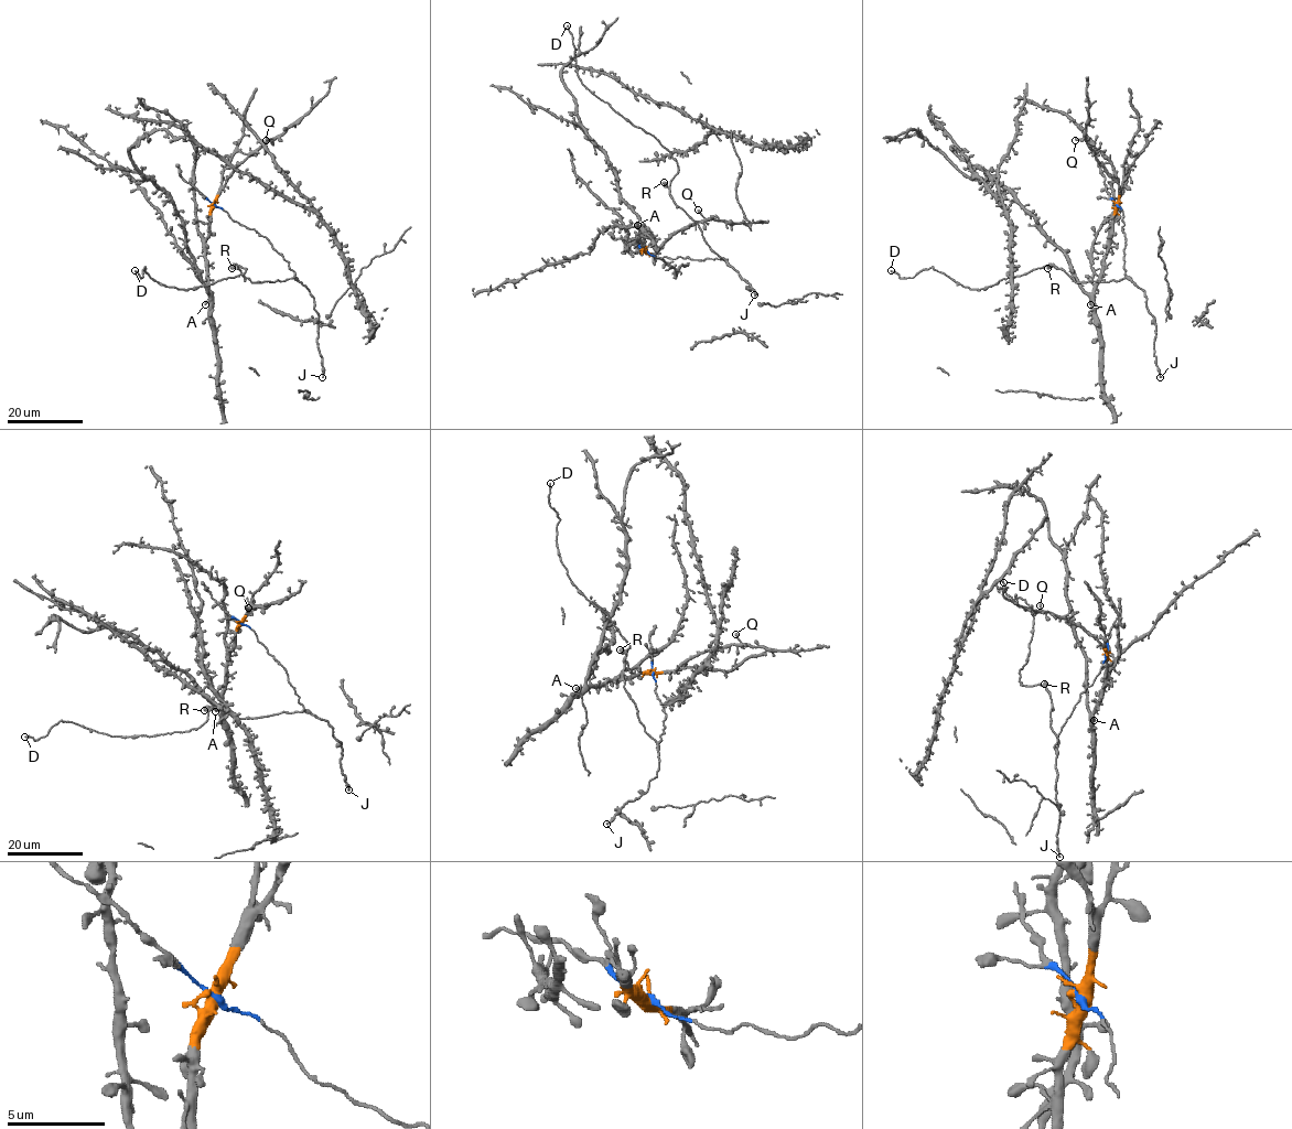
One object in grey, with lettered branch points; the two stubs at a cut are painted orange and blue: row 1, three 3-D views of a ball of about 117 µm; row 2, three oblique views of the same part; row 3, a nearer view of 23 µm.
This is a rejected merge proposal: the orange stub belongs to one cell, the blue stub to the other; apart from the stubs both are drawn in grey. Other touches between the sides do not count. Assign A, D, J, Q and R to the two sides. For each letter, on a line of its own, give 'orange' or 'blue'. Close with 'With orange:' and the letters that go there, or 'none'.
A: orange
D: blue
J: blue
Q: orange
R: blue
With orange: A, Q

